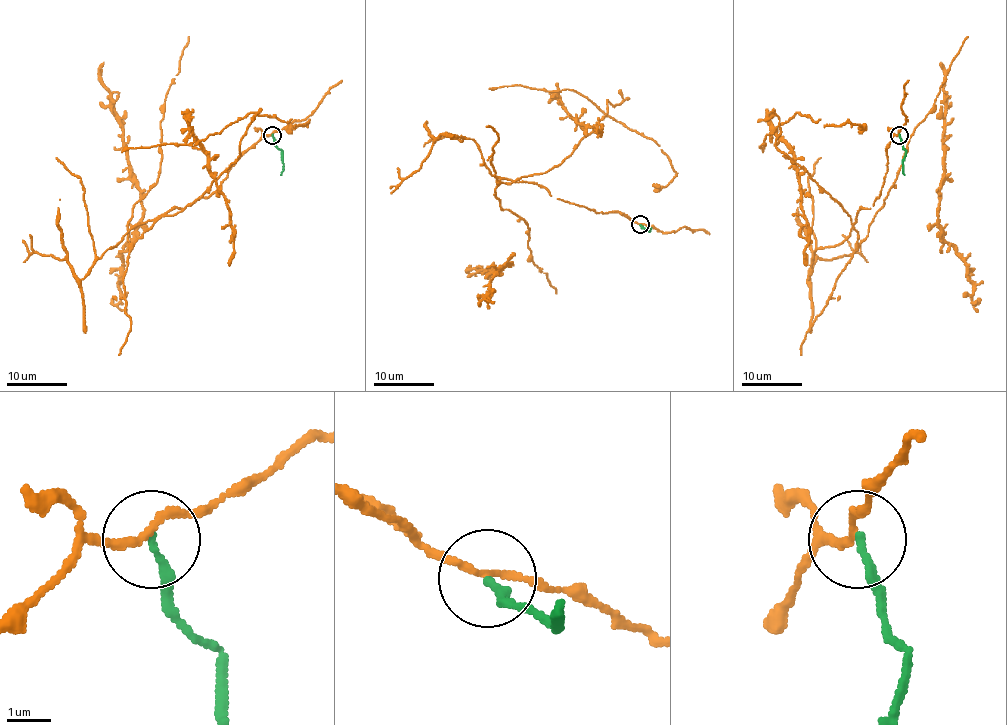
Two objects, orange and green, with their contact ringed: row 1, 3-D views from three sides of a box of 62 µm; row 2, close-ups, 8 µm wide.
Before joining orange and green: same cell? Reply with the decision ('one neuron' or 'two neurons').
two neurons

